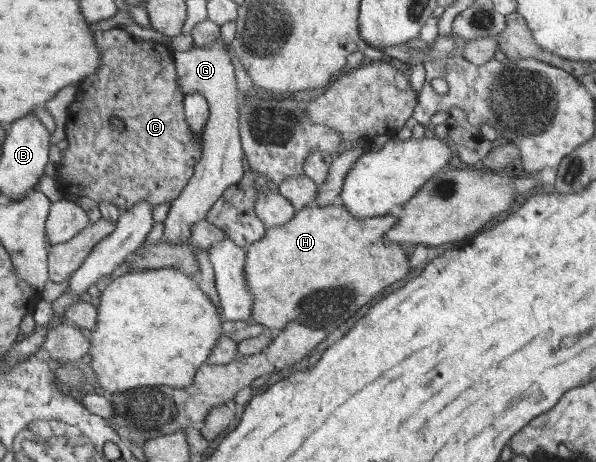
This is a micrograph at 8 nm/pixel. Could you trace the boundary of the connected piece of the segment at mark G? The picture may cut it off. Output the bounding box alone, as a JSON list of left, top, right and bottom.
[162,39,243,244]

